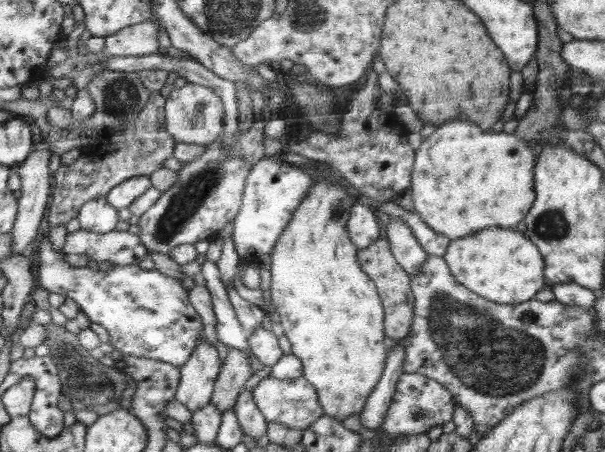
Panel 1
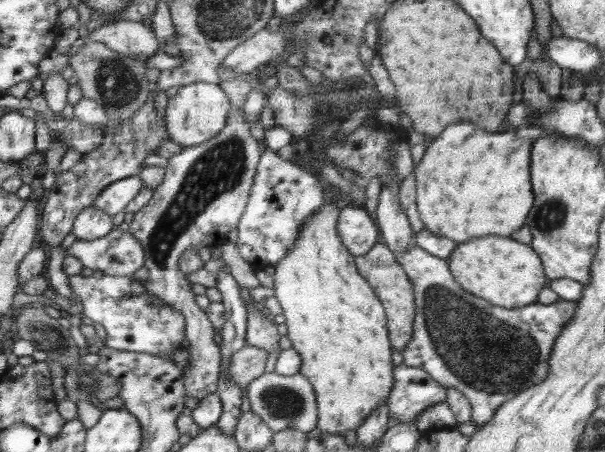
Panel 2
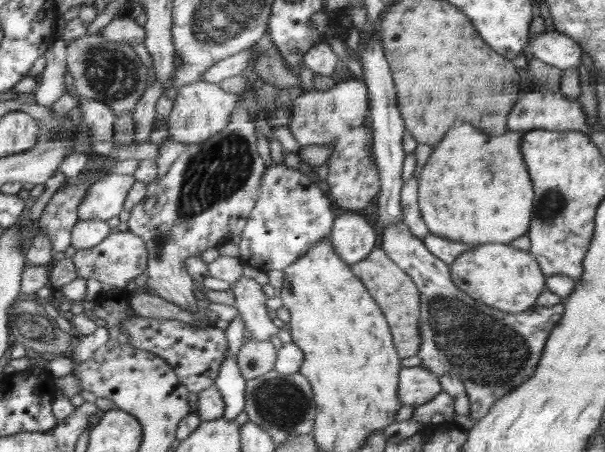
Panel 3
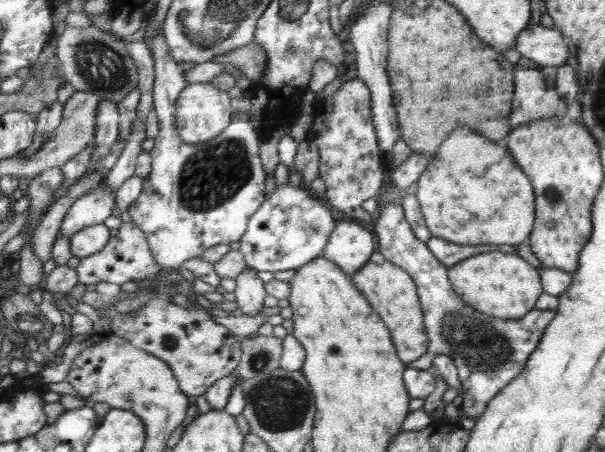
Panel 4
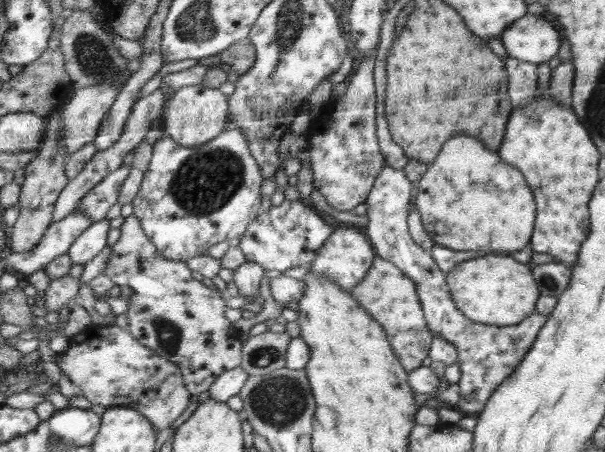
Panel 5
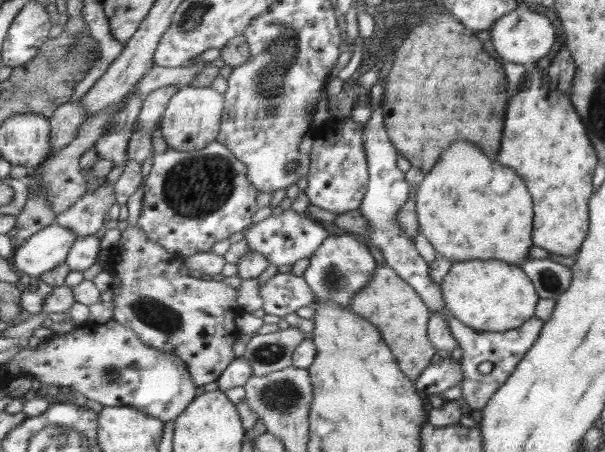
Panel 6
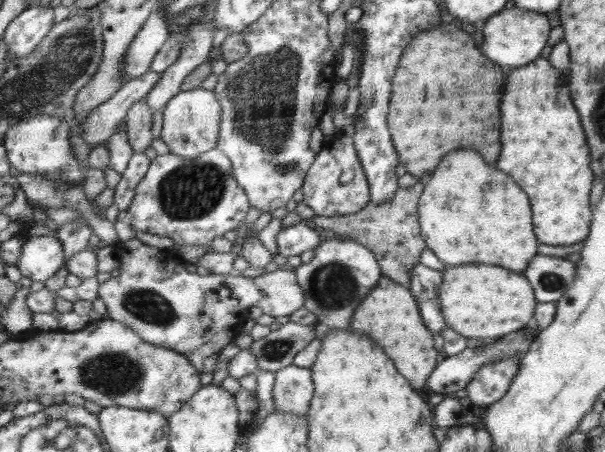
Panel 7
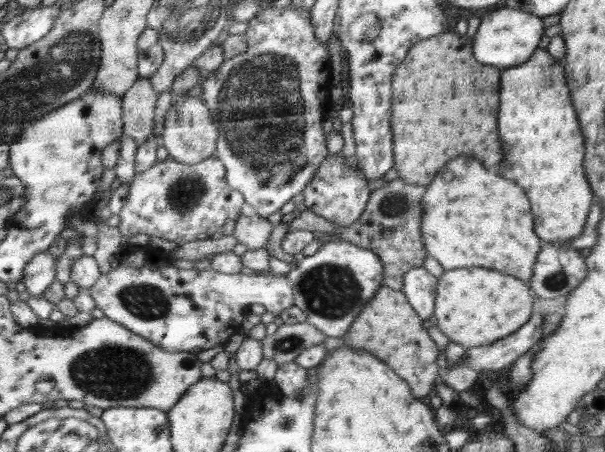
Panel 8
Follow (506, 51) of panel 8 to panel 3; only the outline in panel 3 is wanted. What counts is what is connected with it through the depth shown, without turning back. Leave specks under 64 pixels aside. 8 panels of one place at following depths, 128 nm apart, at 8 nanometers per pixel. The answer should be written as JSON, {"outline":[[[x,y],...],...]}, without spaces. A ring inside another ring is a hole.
{"outline":[[[545,31],[536,34],[534,38],[528,38],[525,50],[530,51],[538,60],[561,69],[578,69],[584,54],[581,43],[576,44],[572,38],[558,31]]]}

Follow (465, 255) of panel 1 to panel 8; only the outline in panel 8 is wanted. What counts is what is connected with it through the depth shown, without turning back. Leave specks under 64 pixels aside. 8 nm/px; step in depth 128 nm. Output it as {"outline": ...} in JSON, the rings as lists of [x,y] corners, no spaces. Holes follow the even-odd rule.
{"outline":[[[474,267],[447,270],[438,280],[433,321],[450,343],[462,345],[466,350],[501,341],[517,333],[533,316],[531,287],[513,275]]]}

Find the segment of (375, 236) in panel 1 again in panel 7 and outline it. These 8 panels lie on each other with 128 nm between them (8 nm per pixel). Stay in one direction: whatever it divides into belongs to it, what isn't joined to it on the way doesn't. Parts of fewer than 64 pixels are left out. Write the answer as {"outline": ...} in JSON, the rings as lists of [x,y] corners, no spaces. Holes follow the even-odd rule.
{"outline":[[[333,237],[322,242],[314,250],[314,258],[298,266],[297,282],[305,291],[305,307],[316,315],[319,324],[326,324],[329,330],[346,330],[352,324],[358,305],[380,281],[382,271],[376,255],[362,243],[353,239]]]}

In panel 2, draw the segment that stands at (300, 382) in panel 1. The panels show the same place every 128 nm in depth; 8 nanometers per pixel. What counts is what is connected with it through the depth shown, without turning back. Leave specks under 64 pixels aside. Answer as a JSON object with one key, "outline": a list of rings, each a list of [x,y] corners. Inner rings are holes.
{"outline":[[[276,371],[264,372],[246,387],[246,392],[251,411],[258,415],[274,433],[284,429],[307,433],[317,426],[317,400],[313,384],[299,372],[289,376],[281,375]]]}

